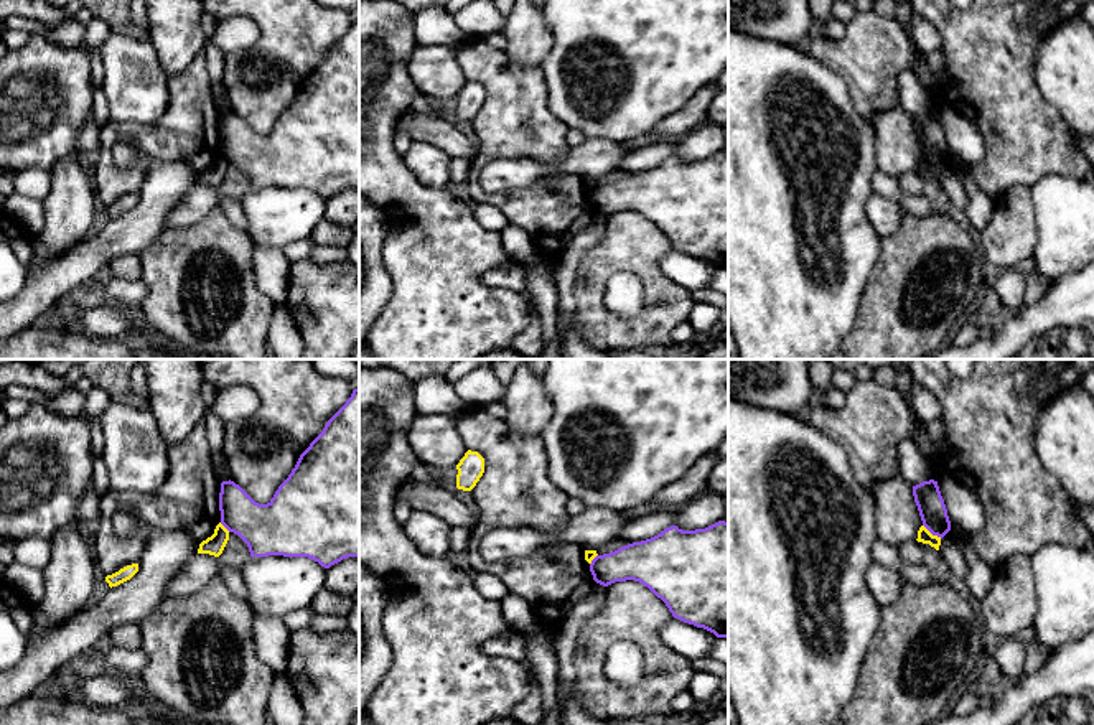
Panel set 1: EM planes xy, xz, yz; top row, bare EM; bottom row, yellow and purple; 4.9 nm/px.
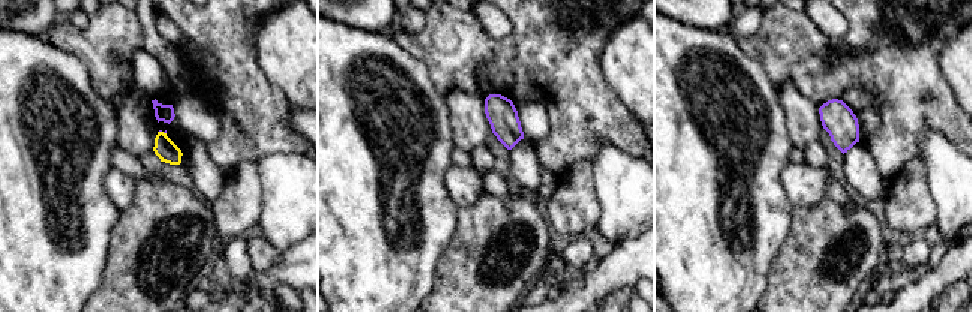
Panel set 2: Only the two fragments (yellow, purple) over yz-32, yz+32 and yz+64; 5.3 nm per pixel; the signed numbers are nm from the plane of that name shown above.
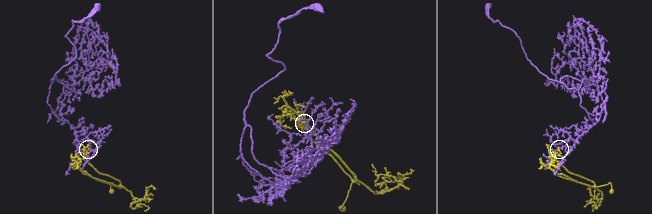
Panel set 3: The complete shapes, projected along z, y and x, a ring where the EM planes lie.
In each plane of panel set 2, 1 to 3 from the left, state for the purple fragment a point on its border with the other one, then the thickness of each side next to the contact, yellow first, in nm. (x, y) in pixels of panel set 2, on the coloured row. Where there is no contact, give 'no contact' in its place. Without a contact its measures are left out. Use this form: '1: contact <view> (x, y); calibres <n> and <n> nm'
1: contact yz-32 (162, 132); calibres 110 and 20 nm
2: no contact
3: no contact

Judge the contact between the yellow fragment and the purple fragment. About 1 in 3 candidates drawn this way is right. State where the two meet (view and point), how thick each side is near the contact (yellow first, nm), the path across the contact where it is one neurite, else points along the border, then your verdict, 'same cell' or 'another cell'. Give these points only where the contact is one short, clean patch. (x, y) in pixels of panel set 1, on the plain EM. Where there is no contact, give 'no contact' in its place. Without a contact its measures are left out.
meets yellow in yz at (931, 165); 70 nm thick on the yellow side, 130 nm on the other; border along yz (923, 155), (941, 168); another cell

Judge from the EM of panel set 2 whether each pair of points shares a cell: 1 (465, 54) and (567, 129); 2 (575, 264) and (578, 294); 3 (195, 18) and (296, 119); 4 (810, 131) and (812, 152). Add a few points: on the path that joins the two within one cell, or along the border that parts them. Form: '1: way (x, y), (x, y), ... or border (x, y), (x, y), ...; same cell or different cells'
1: way (498, 56), (516, 66), (533, 66), (563, 96); same cell
2: border (579, 272), (570, 275); different cells
3: border (288, 105), (288, 125), (302, 137); different cells
4: border (818, 140), (803, 150); different cells

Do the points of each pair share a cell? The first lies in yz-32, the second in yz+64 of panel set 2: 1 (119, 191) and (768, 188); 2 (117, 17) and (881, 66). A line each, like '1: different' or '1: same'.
1: different
2: same

